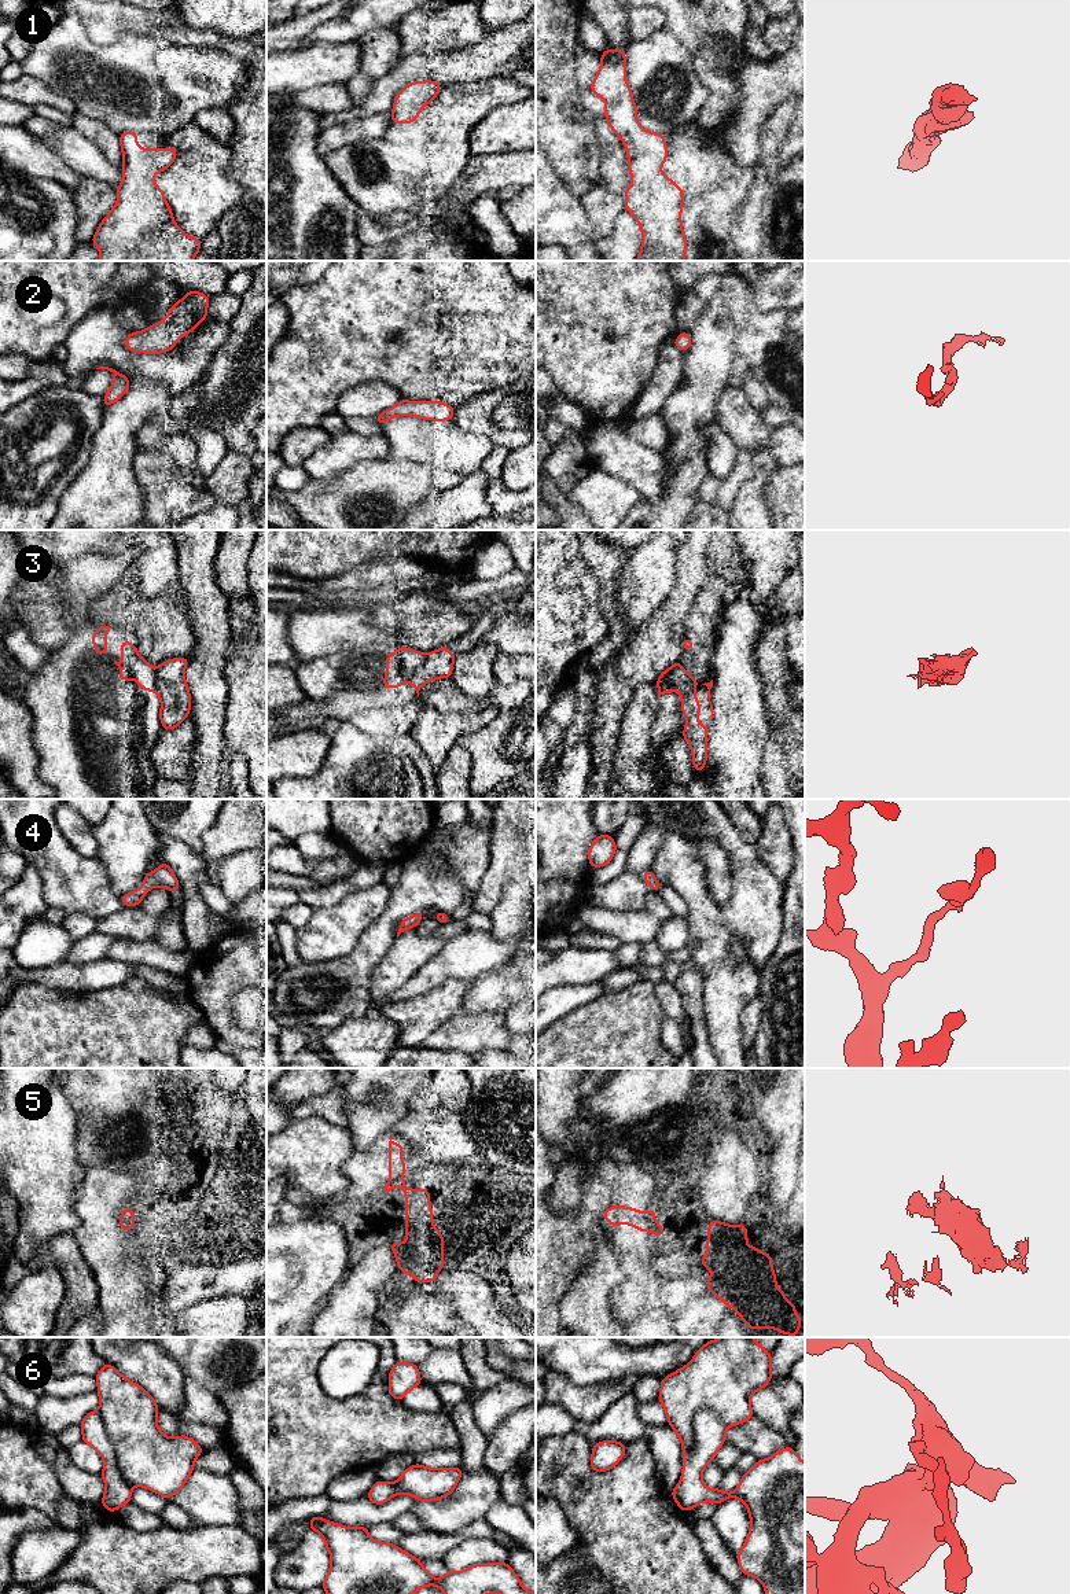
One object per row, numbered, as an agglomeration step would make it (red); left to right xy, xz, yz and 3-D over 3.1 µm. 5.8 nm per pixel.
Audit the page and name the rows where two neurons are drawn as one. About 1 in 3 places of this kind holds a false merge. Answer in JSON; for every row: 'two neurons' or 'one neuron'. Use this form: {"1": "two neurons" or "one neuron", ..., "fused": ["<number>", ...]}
{"1": "one neuron", "2": "one neuron", "3": "two neurons", "4": "one neuron", "5": "two neurons", "6": "one neuron", "fused": ["3", "5"]}

